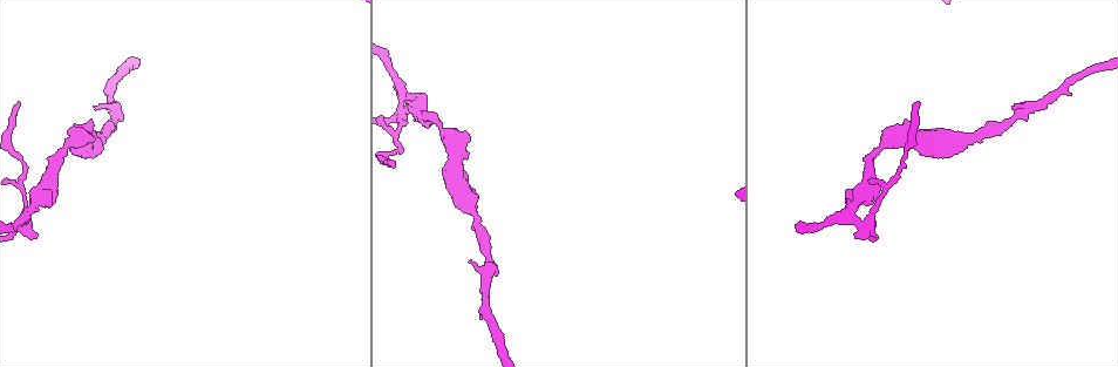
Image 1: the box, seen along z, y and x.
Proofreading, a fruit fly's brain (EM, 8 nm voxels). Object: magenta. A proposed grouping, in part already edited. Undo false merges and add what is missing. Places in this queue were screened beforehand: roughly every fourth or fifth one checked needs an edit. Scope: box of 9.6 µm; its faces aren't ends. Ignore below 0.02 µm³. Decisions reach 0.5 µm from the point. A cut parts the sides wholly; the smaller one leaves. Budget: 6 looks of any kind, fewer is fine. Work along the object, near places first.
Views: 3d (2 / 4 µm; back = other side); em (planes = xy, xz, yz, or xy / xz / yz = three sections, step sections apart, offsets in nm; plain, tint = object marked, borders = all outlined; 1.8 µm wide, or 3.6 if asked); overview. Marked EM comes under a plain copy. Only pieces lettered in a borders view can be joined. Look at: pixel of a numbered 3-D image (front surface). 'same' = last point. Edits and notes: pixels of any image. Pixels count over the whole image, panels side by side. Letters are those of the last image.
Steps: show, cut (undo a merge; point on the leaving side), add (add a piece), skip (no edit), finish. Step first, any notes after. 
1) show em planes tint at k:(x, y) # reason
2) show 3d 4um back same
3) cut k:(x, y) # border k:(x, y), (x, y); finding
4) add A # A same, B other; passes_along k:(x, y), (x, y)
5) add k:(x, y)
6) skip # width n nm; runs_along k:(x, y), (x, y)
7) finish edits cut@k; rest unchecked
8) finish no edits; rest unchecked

show 3d 2um at 1:(1012, 107) # an open end

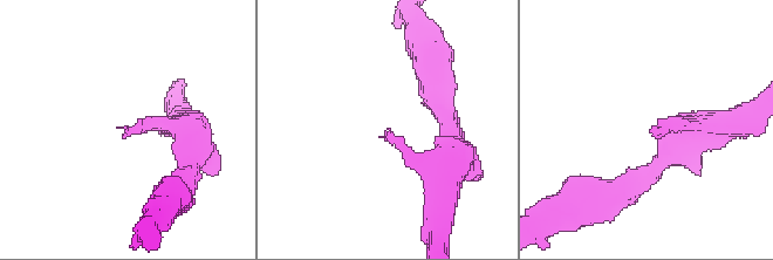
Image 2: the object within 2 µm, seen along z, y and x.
show em planes borders at 2:(122, 134)

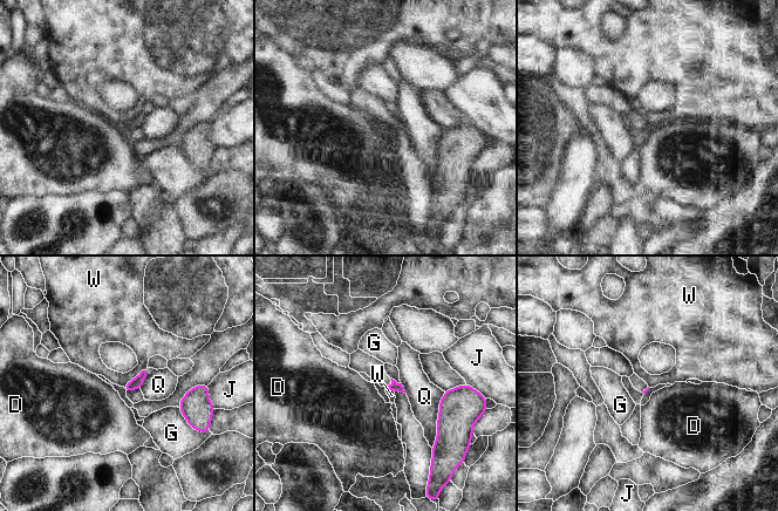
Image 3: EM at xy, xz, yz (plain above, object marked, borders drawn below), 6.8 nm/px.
skip # longest_contact Q 400 nm; D other, G other, J other, Q other, W other; no lettered piece goes on from it

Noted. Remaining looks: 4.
show em 3.6um yz step 8 borders at 1:(403, 98) # thin neck

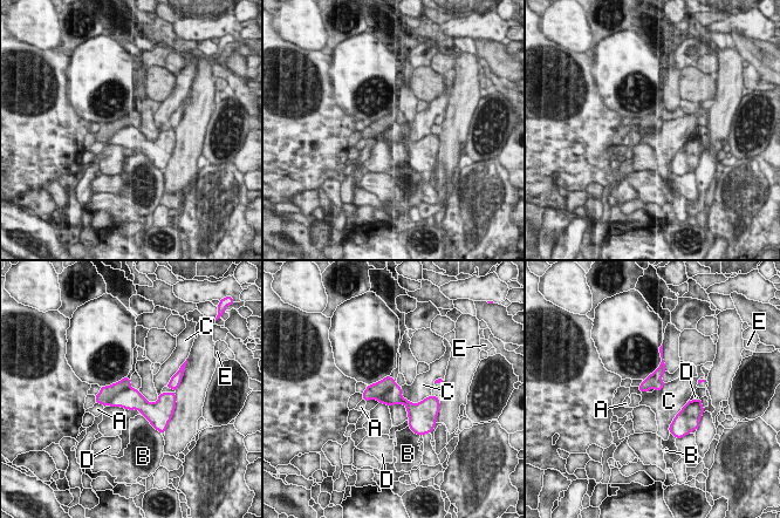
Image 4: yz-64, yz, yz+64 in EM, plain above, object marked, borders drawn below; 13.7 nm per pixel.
cut 4:(130, 399) # width 200 nm; A other, B other, C other, D other, E other; border 4:(128, 387), (118, 392), (107, 403); a second cell is stuck on

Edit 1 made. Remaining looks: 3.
finish edits cut@4; rest unchecked

